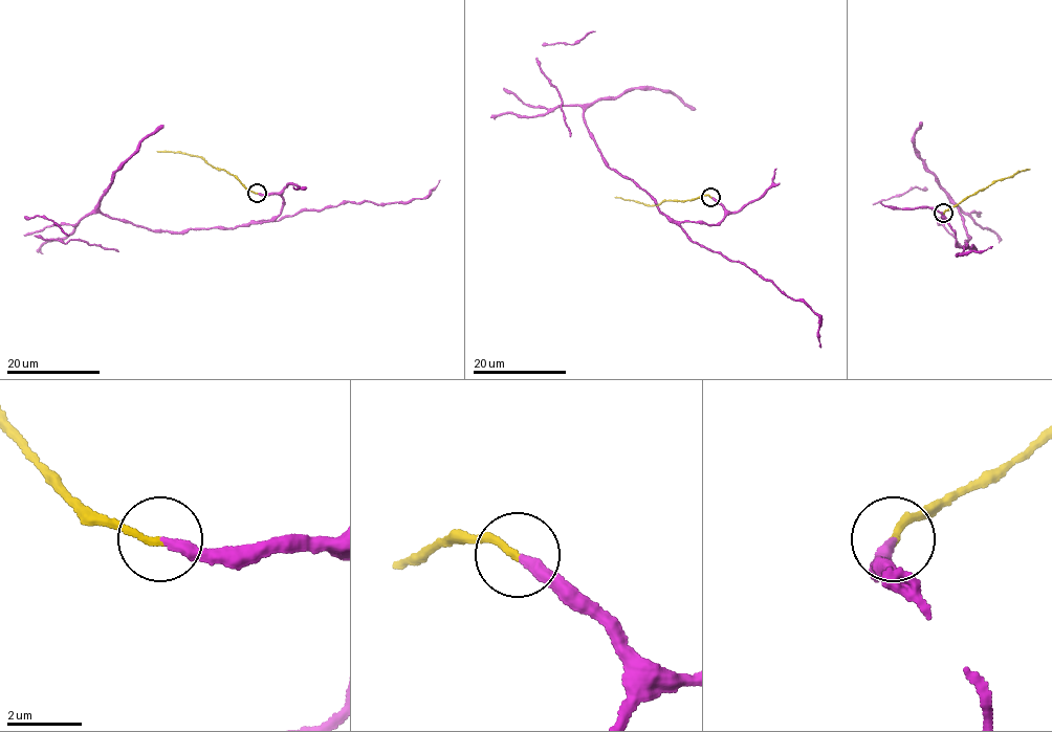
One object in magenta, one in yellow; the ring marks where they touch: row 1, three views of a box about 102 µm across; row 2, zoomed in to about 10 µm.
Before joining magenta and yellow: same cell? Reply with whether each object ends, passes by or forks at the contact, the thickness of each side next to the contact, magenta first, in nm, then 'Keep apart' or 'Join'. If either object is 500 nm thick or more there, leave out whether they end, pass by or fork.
At the ring magenta ends. At the ring yellow ends. Thickness 260 nm (magenta) against 180 nm. Join

